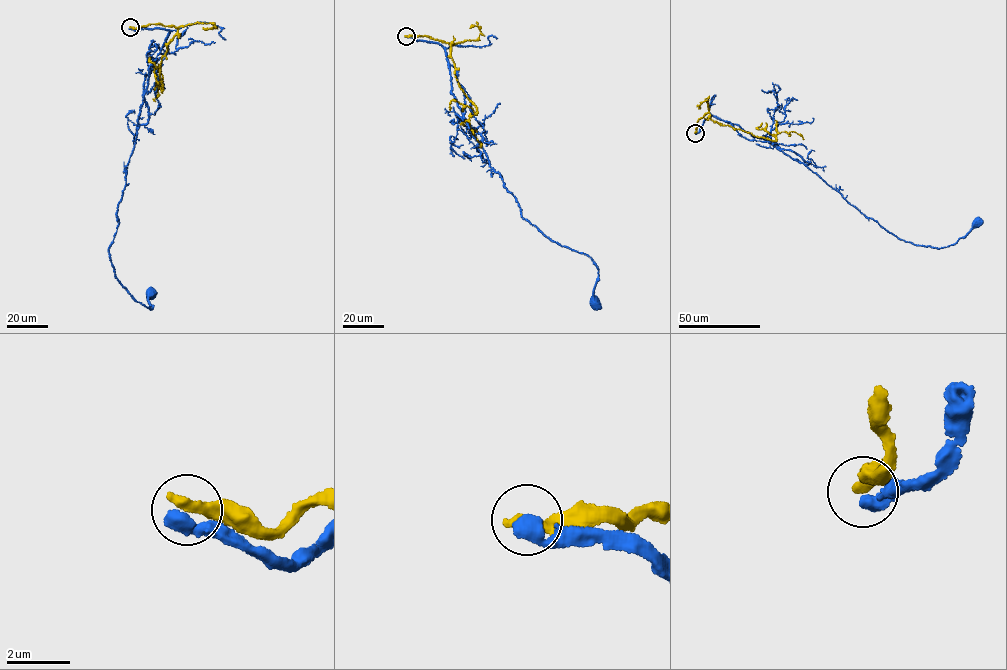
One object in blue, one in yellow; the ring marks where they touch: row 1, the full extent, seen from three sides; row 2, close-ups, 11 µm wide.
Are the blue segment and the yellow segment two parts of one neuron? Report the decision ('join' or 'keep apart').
keep apart

